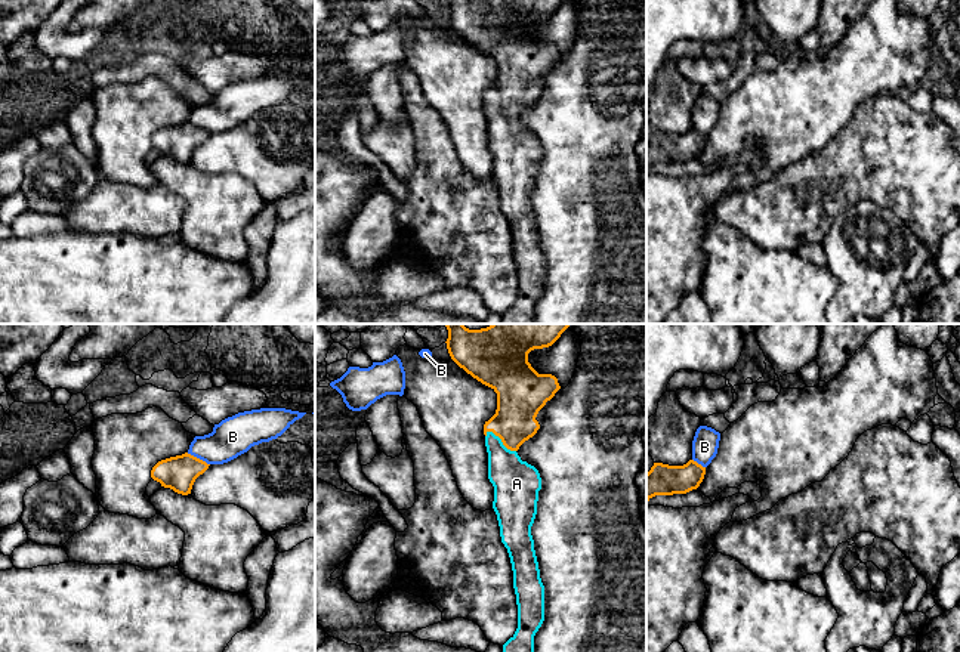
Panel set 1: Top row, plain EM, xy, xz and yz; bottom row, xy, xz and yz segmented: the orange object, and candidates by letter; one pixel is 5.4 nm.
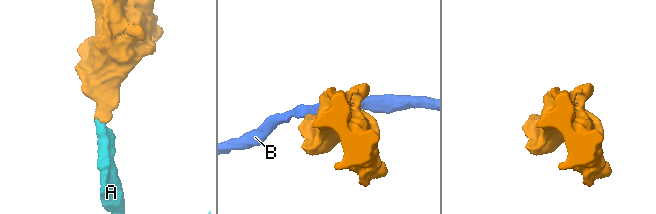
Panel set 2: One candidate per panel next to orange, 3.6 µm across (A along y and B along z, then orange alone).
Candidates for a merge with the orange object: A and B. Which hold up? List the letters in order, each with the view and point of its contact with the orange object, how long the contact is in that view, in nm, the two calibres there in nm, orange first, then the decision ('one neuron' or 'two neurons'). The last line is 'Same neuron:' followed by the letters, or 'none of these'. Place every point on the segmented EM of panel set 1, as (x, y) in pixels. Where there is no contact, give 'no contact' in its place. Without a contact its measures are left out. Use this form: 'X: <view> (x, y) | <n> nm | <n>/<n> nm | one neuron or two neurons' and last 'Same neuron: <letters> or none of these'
A: xz (502, 441) | 200 nm | 240/260 nm | one neuron
B: xy (198, 459) | 140 nm | 190/220 nm | two neurons
Same neuron: A

